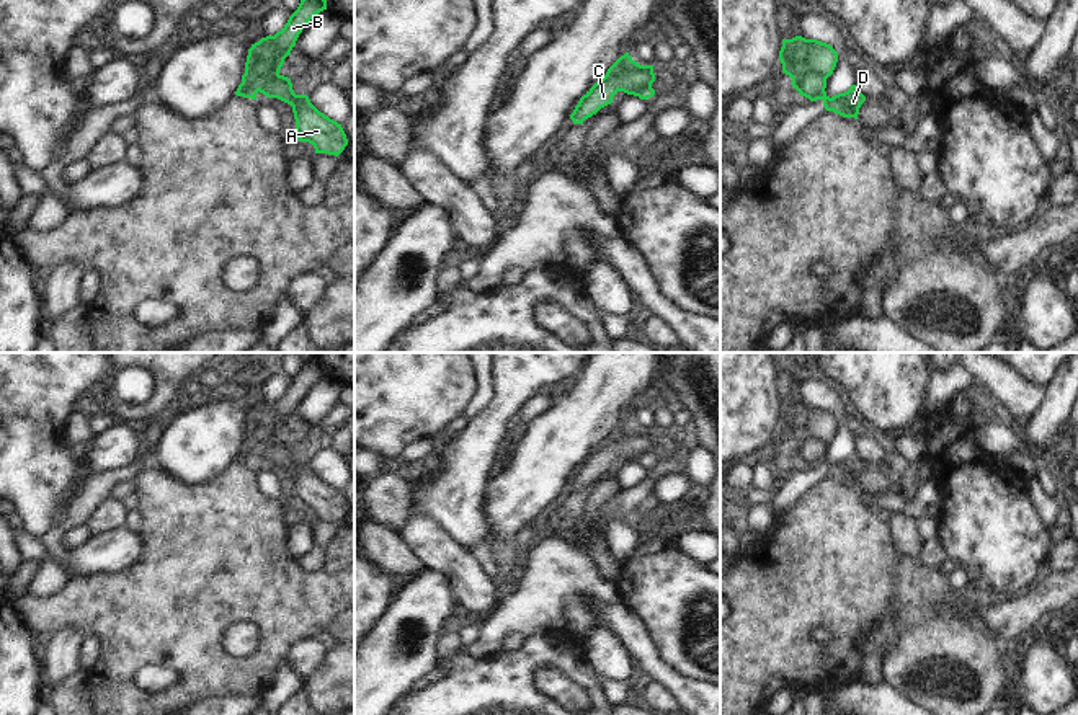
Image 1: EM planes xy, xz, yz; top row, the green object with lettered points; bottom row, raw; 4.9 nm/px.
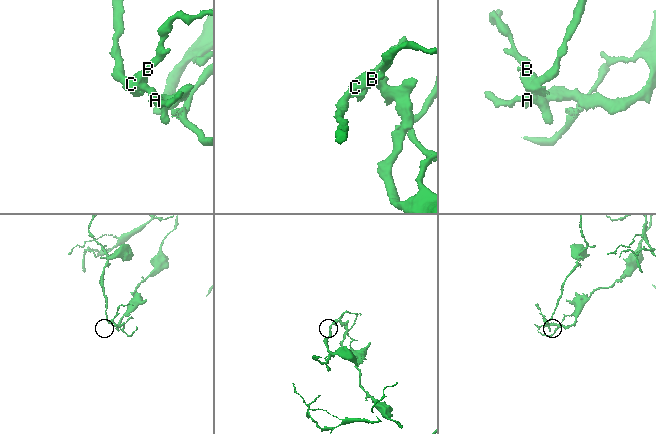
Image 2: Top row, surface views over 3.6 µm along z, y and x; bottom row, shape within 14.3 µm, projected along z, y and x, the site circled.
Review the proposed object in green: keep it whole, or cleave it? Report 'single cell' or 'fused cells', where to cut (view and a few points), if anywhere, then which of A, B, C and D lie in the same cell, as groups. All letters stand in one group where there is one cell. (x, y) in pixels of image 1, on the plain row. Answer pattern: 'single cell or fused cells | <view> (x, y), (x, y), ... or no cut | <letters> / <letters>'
fused cells | xy (278, 438), (265, 443), (255, 454), (242, 449) | A C D / B

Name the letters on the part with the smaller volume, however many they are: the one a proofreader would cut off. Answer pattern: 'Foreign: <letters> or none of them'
Foreign: B

